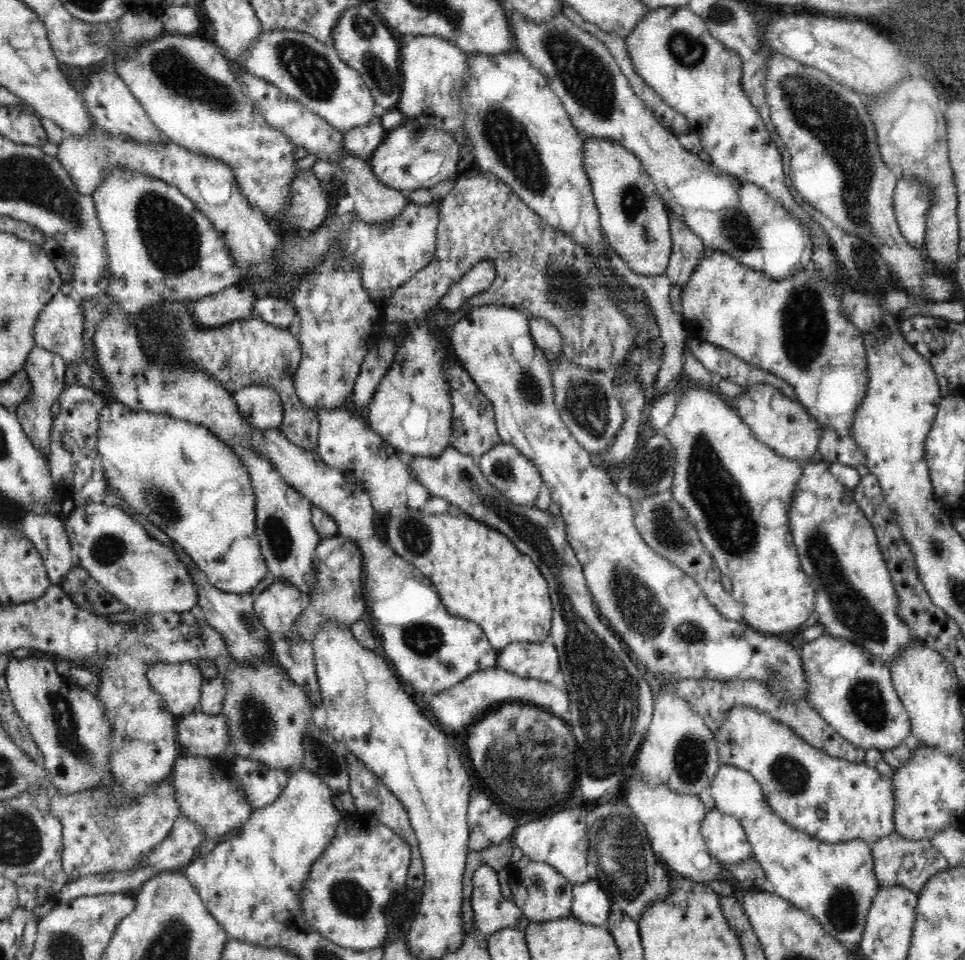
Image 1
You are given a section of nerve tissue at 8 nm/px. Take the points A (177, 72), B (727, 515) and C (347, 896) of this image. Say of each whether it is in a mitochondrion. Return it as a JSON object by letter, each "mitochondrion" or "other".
{"A":"mitochondrion","B":"mitochondrion","C":"mitochondrion"}

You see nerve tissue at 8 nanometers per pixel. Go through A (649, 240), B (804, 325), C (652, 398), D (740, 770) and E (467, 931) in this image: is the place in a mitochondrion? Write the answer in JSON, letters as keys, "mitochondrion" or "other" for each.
{"A":"mitochondrion","B":"mitochondrion","C":"other","D":"other","E":"other"}

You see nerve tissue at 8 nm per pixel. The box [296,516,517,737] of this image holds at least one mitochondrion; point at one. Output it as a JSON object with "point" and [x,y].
{"point":[422,639]}

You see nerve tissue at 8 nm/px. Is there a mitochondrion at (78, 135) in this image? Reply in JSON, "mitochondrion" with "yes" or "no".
{"mitochondrion":"no"}

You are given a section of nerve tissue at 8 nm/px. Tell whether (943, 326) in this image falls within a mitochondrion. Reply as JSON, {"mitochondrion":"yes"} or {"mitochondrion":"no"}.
{"mitochondrion":"no"}

